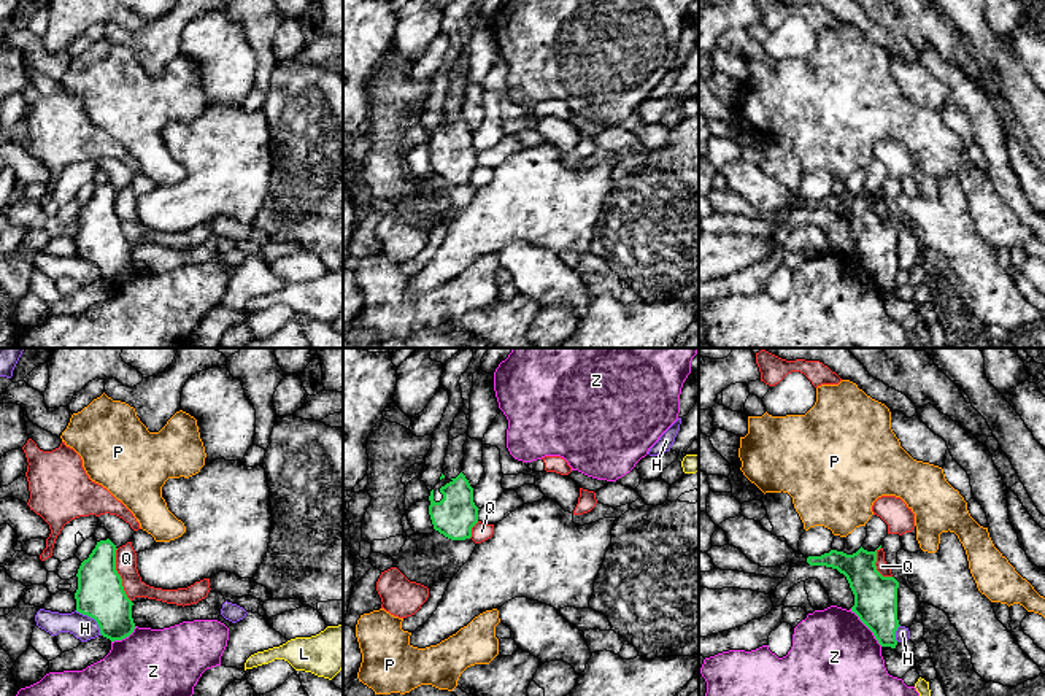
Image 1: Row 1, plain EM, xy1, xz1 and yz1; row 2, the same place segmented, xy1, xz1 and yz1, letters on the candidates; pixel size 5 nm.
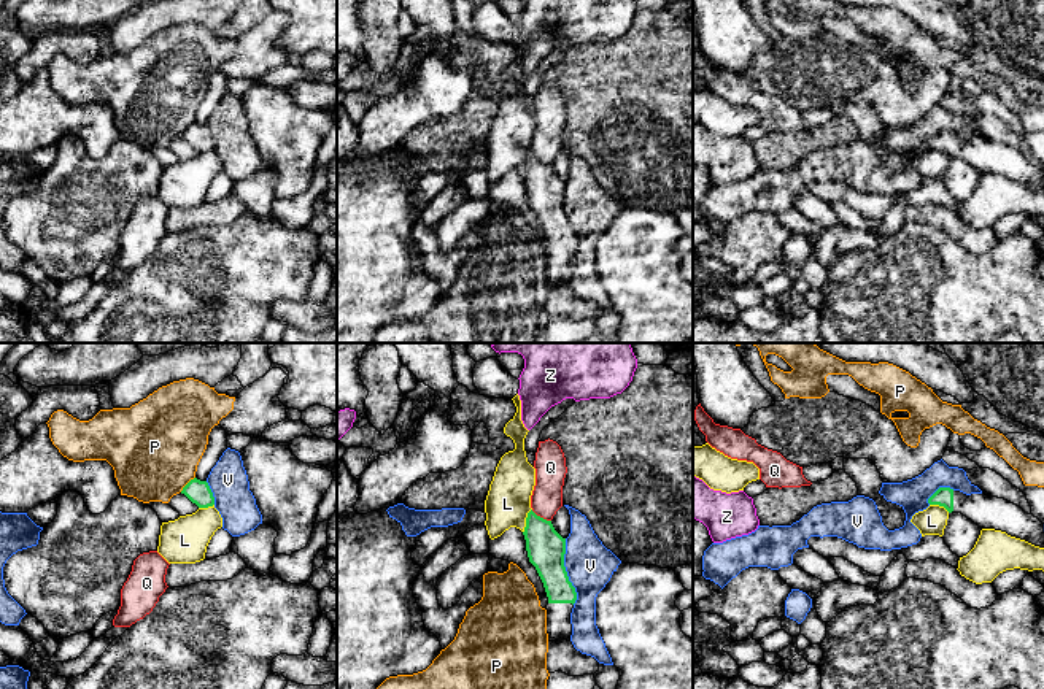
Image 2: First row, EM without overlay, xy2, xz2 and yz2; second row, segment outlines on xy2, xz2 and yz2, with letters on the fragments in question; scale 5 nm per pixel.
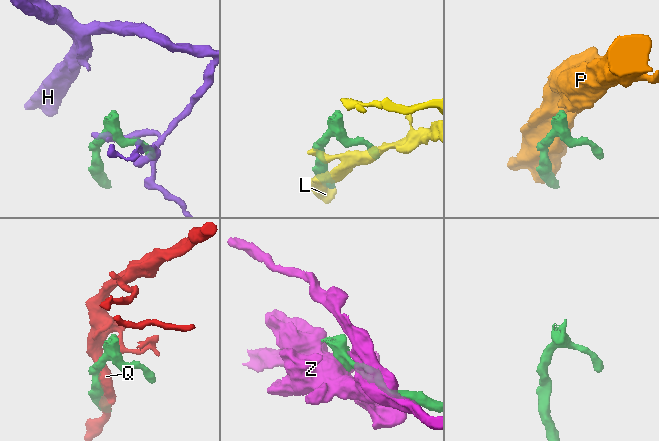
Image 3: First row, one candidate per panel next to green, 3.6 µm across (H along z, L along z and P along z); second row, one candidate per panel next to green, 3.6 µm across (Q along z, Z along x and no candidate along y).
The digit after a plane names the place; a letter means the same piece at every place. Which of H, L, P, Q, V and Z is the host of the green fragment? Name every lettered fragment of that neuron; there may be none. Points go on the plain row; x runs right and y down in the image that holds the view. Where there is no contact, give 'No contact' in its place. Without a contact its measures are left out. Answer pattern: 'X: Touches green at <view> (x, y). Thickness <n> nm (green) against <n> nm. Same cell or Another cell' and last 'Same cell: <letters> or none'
H: Touches green at xy1 (92, 261). Thickness 240 nm (green) against 130 nm. Another cell
L: Touches green at xz2 (526, 165). Thickness 190 nm (green) against 220 nm. Another cell
P: Touches green at xy2 (186, 129). Thickness 120 nm (green) against 480 nm. Another cell
Q: Touches green at xy1 (119, 220). Thickness 240 nm (green) against 110 nm. Another cell
V: Touches green at xz2 (566, 216). Thickness 190 nm (green) against 240 nm. Another cell
Z: Touches green at yz1 (867, 270). Thickness 220 nm (green) against 440 nm. Another cell
Same cell: none

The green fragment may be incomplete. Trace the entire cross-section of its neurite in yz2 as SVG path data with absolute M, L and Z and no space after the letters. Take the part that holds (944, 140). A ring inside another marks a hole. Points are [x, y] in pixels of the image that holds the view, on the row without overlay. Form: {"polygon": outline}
{"polygon": "M939 132L928 148L944 151L949 157L961 157L980 173L1001 175L1044 192L1044 168L1004 143L985 138L966 140L950 132Z"}

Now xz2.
{"polygon": "M532 154L528 157L523 179L529 206L536 211L548 241L548 286L563 283L570 286L570 257L577 237L564 211L566 183L555 175L551 165L537 160Z"}

